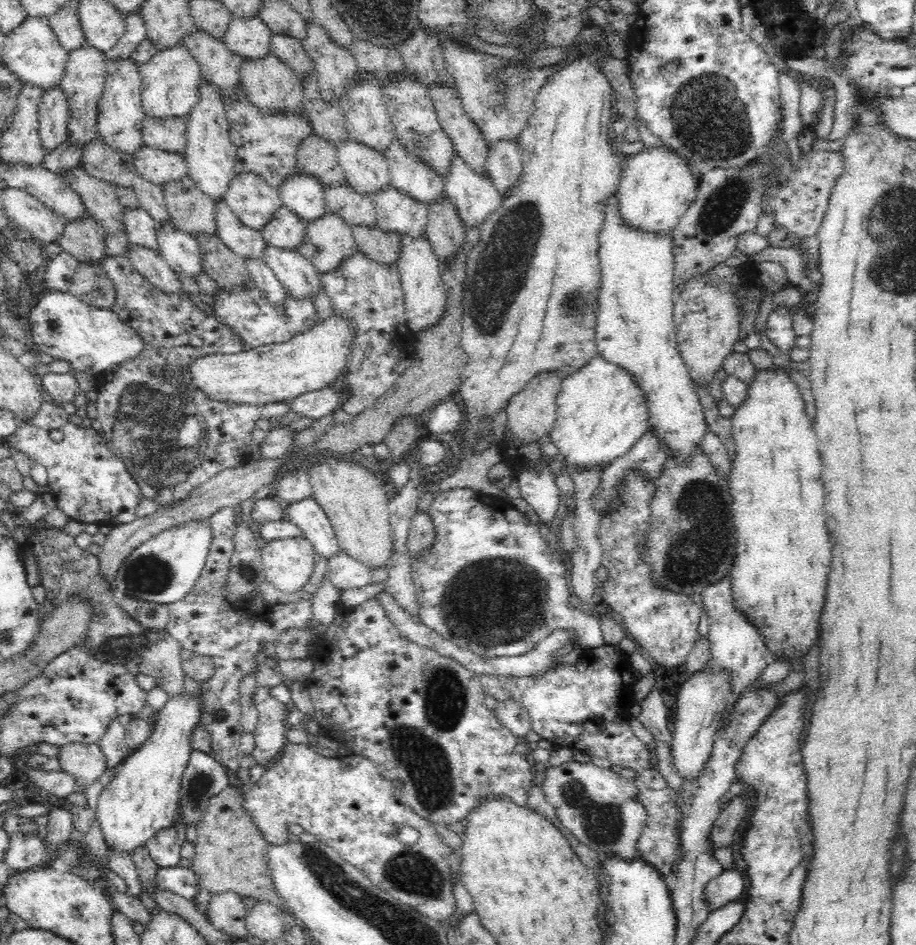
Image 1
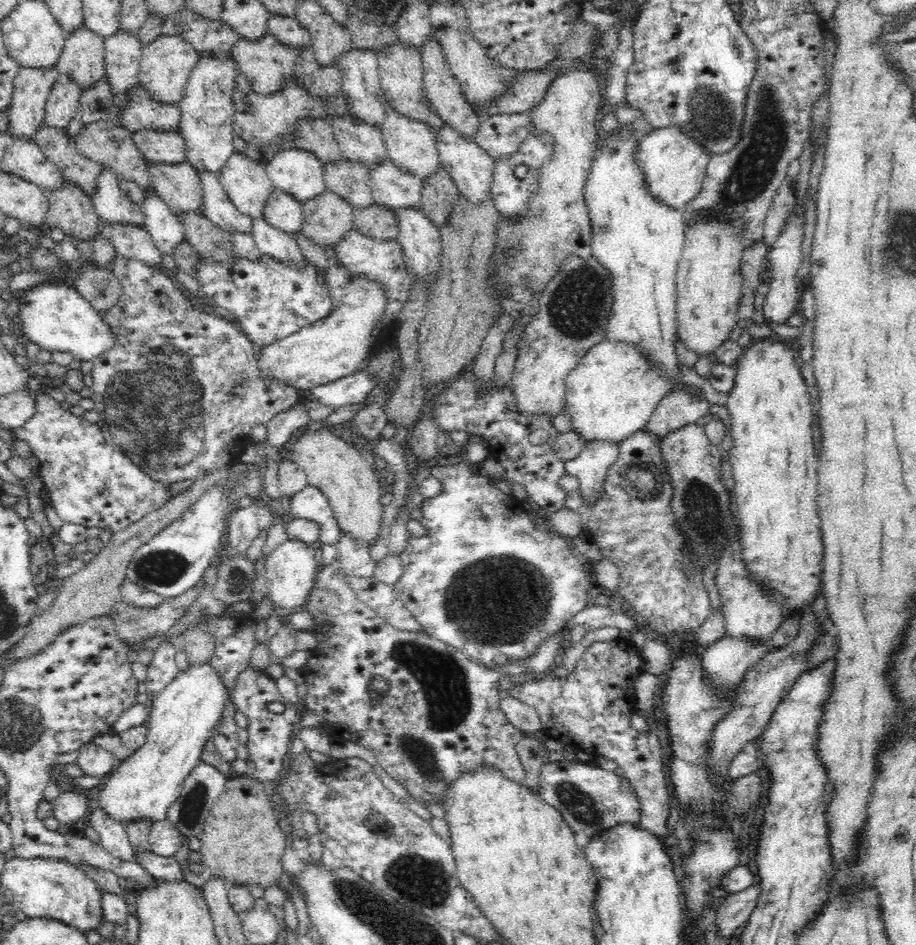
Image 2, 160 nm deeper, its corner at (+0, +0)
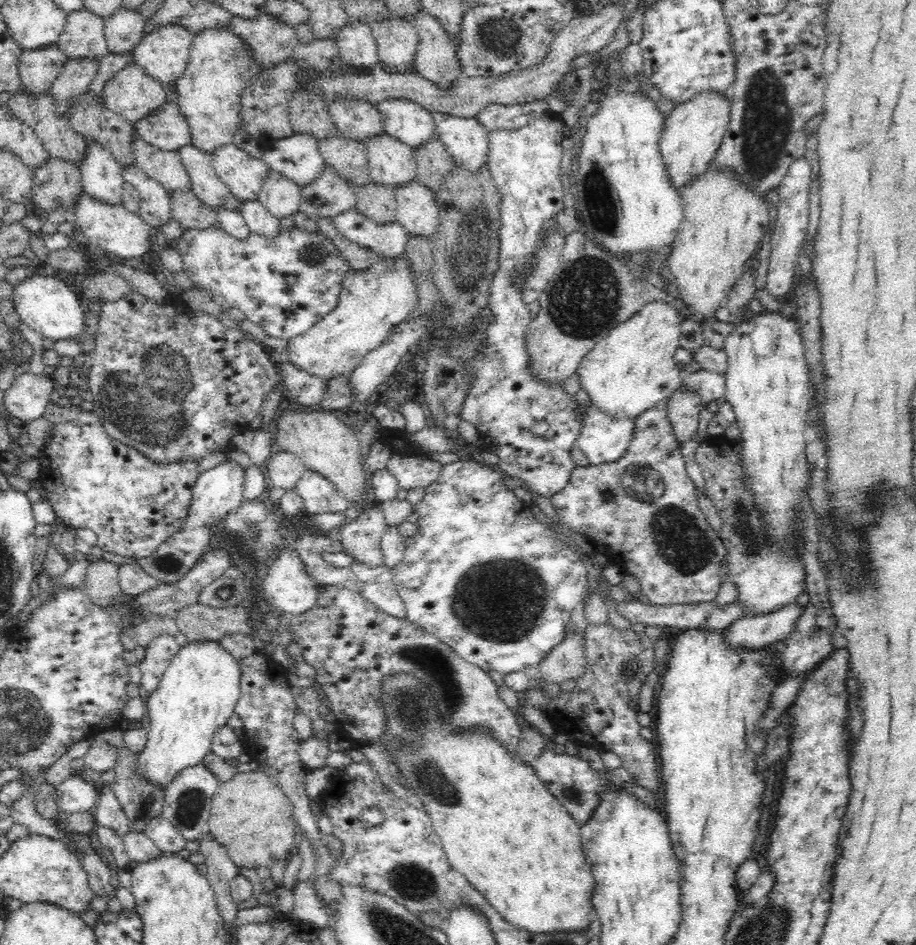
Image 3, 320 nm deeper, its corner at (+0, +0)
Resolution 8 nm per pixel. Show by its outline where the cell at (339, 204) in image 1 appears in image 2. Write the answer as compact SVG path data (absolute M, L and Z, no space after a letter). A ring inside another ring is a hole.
M342 158L323 166L323 180L326 190L348 201L353 209L359 209L374 203L370 172L364 163Z

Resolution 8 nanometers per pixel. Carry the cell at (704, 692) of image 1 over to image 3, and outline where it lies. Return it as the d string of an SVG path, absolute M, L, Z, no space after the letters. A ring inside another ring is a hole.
M790 603L774 612L744 616L724 629L724 641L737 650L760 650L779 640L786 640L793 633L802 611L802 605Z

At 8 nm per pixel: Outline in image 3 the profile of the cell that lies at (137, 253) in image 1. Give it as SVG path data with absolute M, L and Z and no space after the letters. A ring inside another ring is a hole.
M84 191L76 199L73 212L74 218L76 218L75 224L84 233L87 246L112 252L120 260L123 258L138 258L156 248L156 245L151 245L154 238L150 235L150 226L144 222L139 213L126 210L122 204L111 205L106 201L94 199Z

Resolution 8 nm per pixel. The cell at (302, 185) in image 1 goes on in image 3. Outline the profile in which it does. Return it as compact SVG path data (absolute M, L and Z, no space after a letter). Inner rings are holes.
M294 133L282 137L282 140L275 140L265 146L265 153L261 156L264 162L268 163L270 171L278 172L286 176L300 188L318 180L326 166L324 157L319 149L319 142L308 133Z

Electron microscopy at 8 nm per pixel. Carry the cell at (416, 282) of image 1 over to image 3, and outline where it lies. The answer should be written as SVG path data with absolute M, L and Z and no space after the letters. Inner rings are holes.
M418 180L397 186L397 220L409 235L431 236L439 223L437 198L434 191L426 189Z

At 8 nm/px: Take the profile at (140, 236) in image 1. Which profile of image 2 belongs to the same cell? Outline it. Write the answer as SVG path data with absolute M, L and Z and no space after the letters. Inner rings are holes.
M102 167L102 174L96 180L93 207L100 220L122 225L145 226L141 205L132 202L122 193L117 175L110 167Z

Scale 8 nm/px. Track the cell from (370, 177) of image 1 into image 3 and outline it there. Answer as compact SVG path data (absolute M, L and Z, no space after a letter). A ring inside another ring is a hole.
M338 98L329 104L329 114L337 131L348 140L356 139L365 144L370 137L384 133L380 112L368 102L351 100L351 98Z

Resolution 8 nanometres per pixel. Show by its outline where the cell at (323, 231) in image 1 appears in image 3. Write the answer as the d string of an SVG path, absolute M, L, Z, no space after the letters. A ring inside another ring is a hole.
M330 165L324 167L318 180L302 186L301 195L298 210L314 221L318 215L332 220L337 214L351 211L356 206L353 188L337 176Z

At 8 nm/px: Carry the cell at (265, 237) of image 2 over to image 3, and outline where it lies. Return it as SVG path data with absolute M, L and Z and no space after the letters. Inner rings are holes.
M258 200L239 201L242 216L250 232L264 238L274 238L279 233L280 221Z

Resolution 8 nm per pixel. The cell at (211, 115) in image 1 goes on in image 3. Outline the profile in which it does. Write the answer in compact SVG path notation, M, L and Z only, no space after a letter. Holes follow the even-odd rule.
M231 27L204 30L193 38L190 60L186 64L182 77L176 80L174 91L178 95L176 102L180 112L190 125L191 143L194 147L213 156L217 148L232 143L232 136L241 129L241 95L249 86L250 80L261 73L261 68L257 66L255 57L251 56L249 45Z

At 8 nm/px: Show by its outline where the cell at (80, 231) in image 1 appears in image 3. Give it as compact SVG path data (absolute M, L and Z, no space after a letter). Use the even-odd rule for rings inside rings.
M49 157L33 170L32 201L50 212L60 206L72 208L84 192L79 165L66 159Z

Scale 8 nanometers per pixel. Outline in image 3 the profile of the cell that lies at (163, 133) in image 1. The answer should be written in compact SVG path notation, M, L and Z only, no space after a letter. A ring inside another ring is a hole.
M134 62L116 72L104 86L105 106L108 110L116 112L130 123L137 123L142 118L150 117L158 108L162 108L168 100L176 100L177 94L167 94L167 88L158 80L146 75L146 72Z

